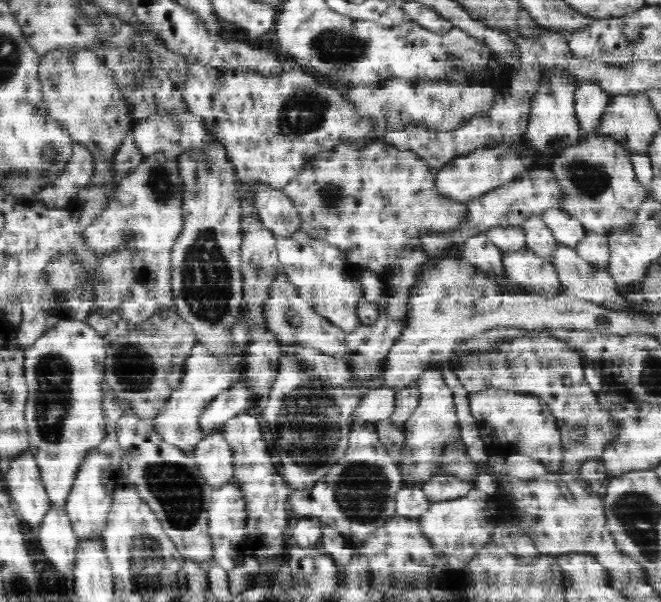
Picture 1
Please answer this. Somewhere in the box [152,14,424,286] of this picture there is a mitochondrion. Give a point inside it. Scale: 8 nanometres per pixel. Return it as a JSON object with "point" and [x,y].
{"point":[339,51]}

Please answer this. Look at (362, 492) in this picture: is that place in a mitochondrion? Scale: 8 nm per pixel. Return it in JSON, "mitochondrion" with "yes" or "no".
{"mitochondrion":"yes"}

